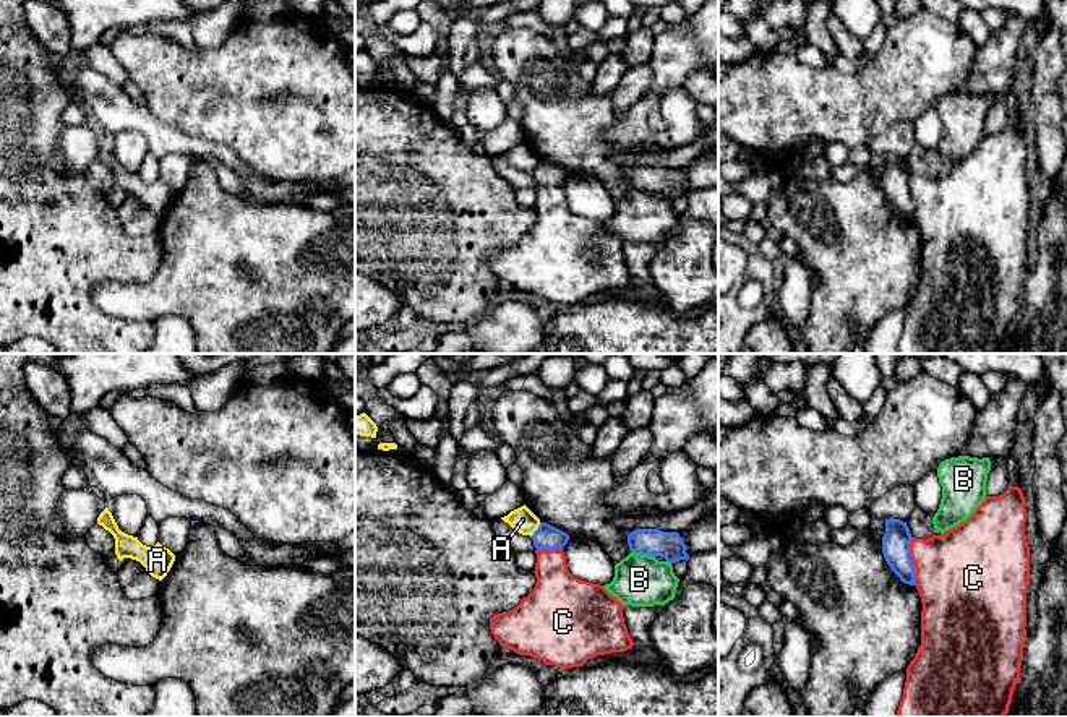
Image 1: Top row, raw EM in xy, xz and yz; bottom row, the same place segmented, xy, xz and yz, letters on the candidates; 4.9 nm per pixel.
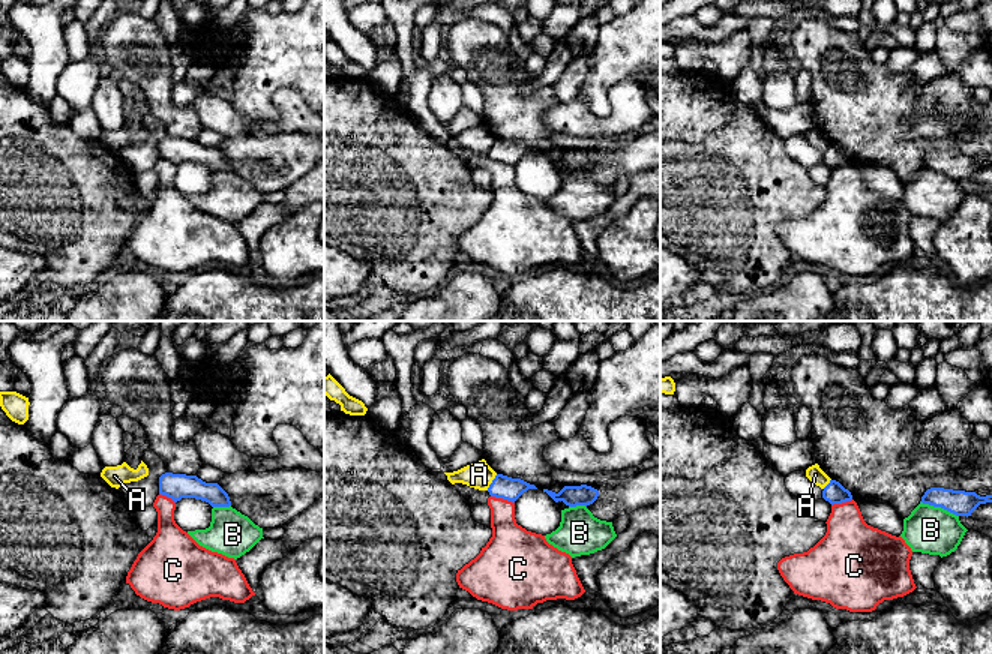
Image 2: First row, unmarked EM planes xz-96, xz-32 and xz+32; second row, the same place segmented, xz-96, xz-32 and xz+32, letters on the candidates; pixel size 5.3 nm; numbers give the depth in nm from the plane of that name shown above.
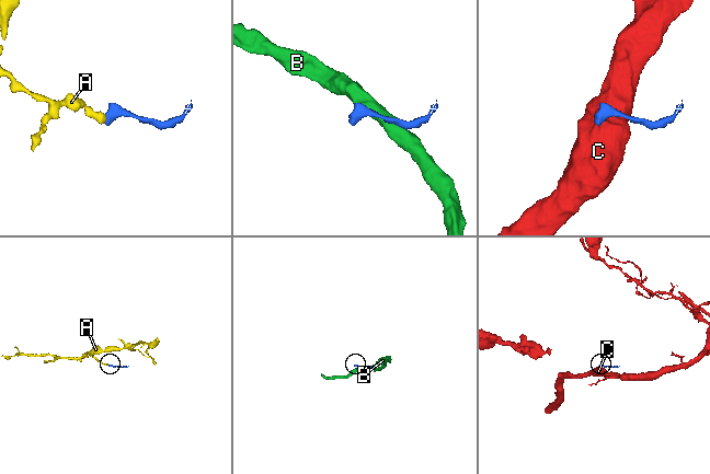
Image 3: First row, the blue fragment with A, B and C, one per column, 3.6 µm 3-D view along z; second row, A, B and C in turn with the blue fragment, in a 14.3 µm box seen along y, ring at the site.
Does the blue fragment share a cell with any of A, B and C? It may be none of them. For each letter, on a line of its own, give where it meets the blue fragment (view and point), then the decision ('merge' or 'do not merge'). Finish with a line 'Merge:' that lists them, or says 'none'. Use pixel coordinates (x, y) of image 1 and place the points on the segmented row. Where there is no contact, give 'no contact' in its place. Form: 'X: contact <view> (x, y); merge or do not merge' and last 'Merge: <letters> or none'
A: contact xz (537, 529); do not merge
B: contact xz (642, 553); do not merge
C: contact yz (910, 562); do not merge
Merge: none

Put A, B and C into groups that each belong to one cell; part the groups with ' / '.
A / B / C

